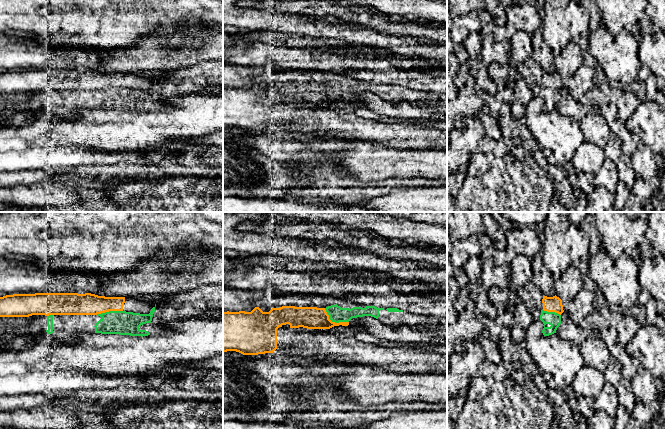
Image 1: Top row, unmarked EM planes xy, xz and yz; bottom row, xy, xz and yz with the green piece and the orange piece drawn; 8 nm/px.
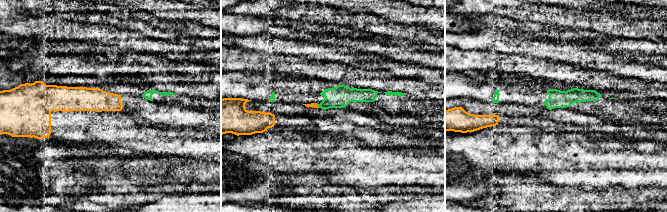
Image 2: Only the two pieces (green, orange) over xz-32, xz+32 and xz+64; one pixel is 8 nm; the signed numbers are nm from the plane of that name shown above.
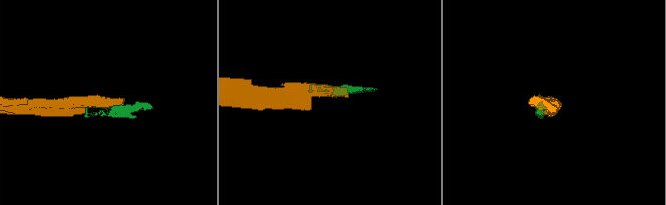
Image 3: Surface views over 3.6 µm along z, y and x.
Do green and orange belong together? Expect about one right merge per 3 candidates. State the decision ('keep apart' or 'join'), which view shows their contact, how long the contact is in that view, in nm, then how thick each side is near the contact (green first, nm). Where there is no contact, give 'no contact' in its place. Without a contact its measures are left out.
keep apart; contact in xz; length 240 nm; calibres 130 and 180 nm

